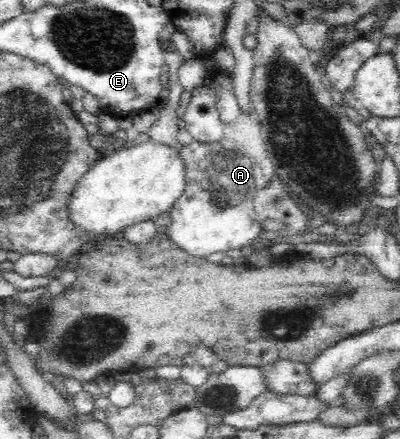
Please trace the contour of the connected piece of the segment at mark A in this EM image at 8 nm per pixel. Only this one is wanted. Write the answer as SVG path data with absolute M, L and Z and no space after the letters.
M242 110L232 122L222 121L221 137L217 141L200 142L192 137L190 144L178 147L184 161L186 191L172 205L172 226L167 232L174 243L178 243L188 254L203 258L214 252L225 253L235 248L243 250L259 239L262 228L255 216L254 196L264 187L270 186L271 175L268 172L274 170L274 165L266 162L267 152L263 142L264 138L254 115Z

